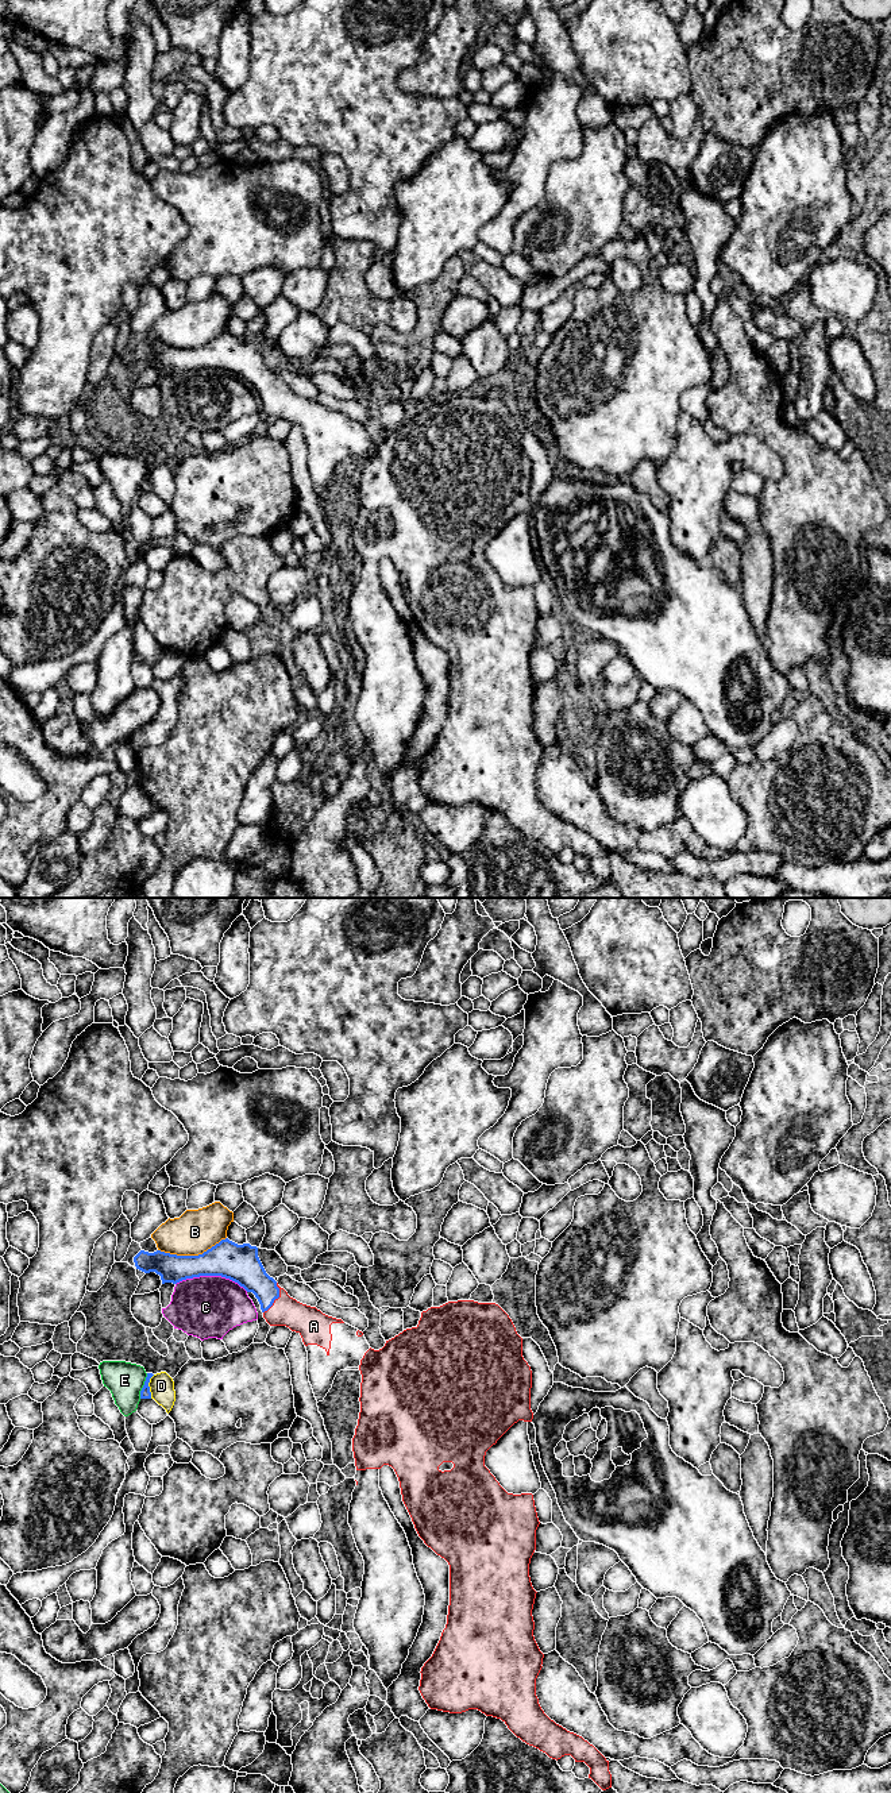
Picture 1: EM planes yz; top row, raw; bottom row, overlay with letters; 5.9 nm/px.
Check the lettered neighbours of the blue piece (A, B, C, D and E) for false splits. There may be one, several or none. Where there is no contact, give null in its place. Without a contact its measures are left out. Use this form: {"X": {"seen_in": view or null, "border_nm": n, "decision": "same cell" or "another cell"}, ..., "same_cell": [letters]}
{"A": {"seen_in": "yz", "border_nm": 200, "decision": "same cell"}, "B": {"seen_in": "yz", "border_nm": 420, "decision": "another cell"}, "C": {"seen_in": "yz", "border_nm": 440, "decision": "another cell"}, "D": {"seen_in": "yz", "border_nm": 150, "decision": "another cell"}, "E": {"seen_in": "yz", "border_nm": 160, "decision": "another cell"}, "same_cell": ["A"]}

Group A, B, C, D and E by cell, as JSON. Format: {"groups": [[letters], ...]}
{"groups": [["A"], ["B"], ["C"], ["D"], ["E"]]}

